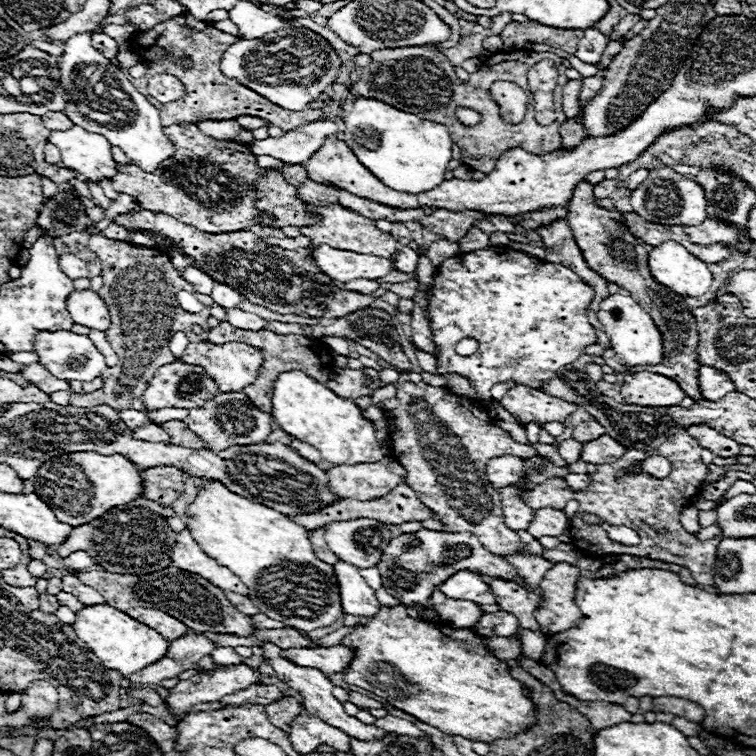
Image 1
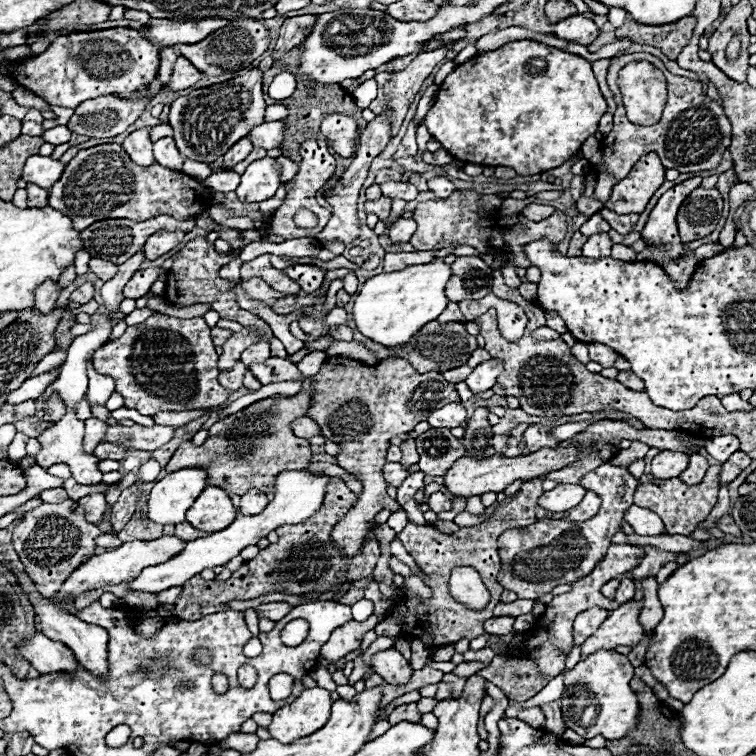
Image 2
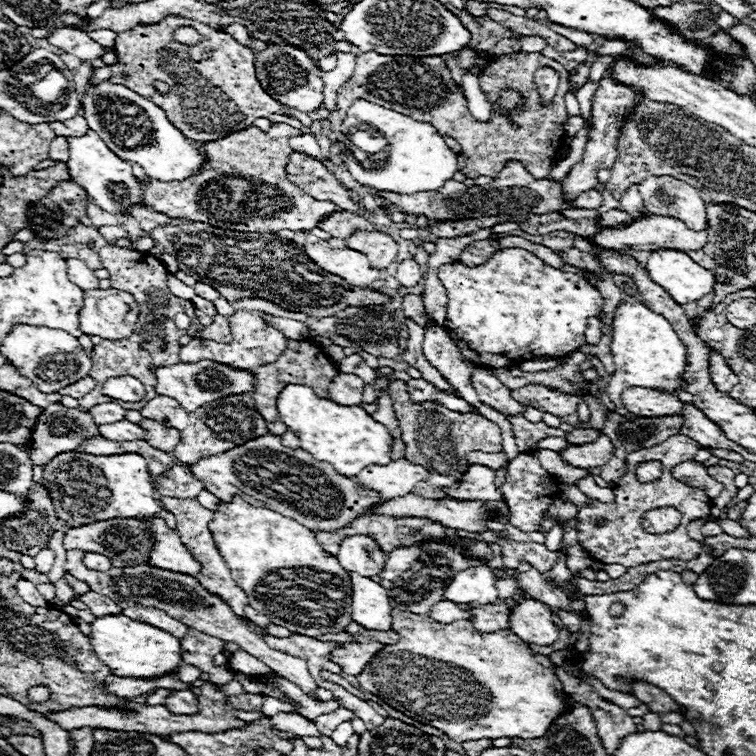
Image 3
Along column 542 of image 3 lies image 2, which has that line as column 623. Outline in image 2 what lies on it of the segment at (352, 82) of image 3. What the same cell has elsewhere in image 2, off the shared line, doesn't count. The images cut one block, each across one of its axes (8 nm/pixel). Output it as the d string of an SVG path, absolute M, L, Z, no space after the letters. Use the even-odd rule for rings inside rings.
M636 52L636 54L612 58L608 74L610 74L610 80L606 80L606 82L610 86L610 92L614 94L618 108L614 112L612 132L602 140L602 154L604 154L604 160L606 160L606 170L610 170L616 176L616 180L626 178L628 172L632 170L632 166L640 160L640 156L644 156L648 152L658 152L664 168L676 168L680 174L718 168L722 154L730 146L732 126L730 126L730 120L726 118L724 106L720 106L716 100L712 100L704 94L702 82L670 74L664 68L660 58L646 54L646 52ZM632 60L648 60L650 64L654 64L656 68L660 68L666 74L668 102L666 102L662 120L654 126L638 126L638 124L632 124L626 118L626 110L622 106L622 96L620 96L620 90L616 86L616 78L618 78L618 72Z

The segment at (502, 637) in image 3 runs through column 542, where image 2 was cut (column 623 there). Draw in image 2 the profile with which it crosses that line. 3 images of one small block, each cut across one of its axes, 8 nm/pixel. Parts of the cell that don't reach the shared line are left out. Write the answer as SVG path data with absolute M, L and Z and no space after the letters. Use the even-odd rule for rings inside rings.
M598 650L586 660L578 662L564 676L566 690L560 698L560 706L566 726L582 738L604 736L606 740L614 740L624 738L628 732L632 732L638 722L638 700L628 686L632 676L634 666L628 662L626 656L614 650Z

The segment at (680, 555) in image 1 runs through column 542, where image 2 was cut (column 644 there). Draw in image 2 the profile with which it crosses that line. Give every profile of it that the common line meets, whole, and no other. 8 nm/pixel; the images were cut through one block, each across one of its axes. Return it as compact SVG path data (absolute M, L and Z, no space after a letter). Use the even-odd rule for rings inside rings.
M710 466L704 480L700 484L688 486L684 484L680 478L672 478L672 480L646 480L640 482L640 488L636 488L634 492L634 504L642 506L642 508L650 508L652 512L656 512L666 528L666 534L682 534L682 536L690 536L700 522L704 522L710 514L710 510L716 504L718 498L718 474L720 474L720 466Z

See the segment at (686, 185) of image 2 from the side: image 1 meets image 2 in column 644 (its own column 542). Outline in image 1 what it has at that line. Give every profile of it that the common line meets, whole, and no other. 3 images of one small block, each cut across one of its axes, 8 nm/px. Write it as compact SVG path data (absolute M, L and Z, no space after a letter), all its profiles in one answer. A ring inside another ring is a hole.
M554 220L550 222L548 226L542 226L536 230L546 246L546 262L552 262L552 264L564 264L566 268L572 268L572 272L576 272L580 276L580 280L584 280L592 290L594 290L594 300L588 308L588 316L592 318L592 326L598 328L598 320L594 318L596 312L598 312L598 304L604 296L608 296L608 280L604 280L602 276L598 276L596 272L592 272L584 258L582 258L582 252L580 248L576 246L574 242L574 236L568 228L568 222L566 220Z

